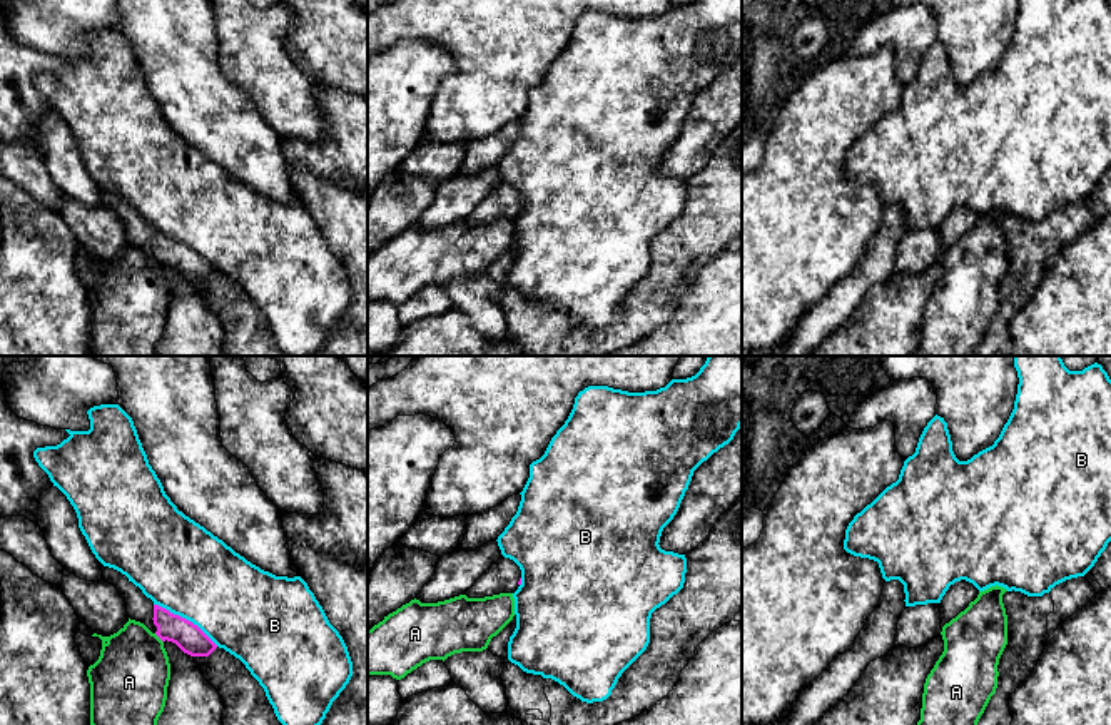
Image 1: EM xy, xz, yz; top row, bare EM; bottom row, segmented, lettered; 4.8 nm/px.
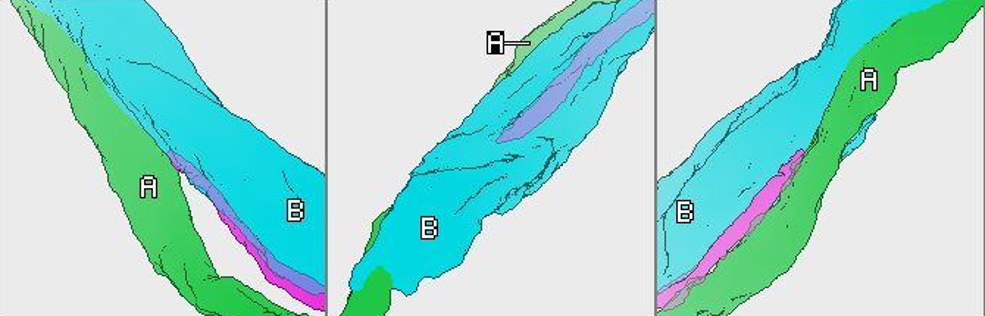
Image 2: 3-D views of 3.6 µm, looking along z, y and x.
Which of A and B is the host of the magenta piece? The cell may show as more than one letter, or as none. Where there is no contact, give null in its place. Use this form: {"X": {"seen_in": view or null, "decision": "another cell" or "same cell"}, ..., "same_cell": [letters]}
{"A": {"seen_in": "xy", "decision": "another cell"}, "B": {"seen_in": "xy", "decision": "another cell"}, "same_cell": []}

